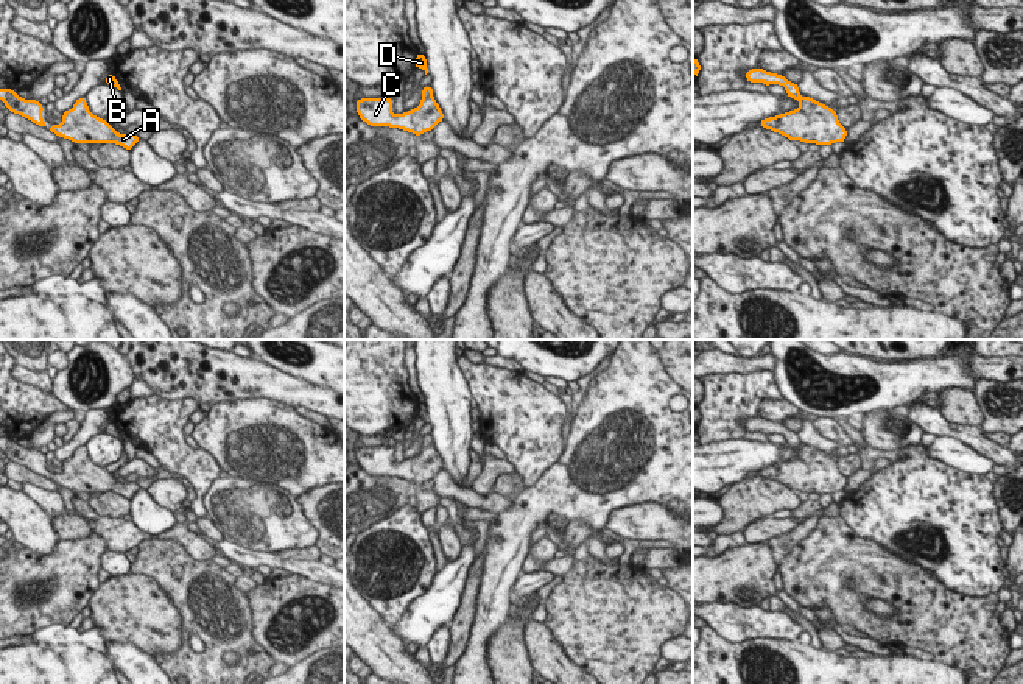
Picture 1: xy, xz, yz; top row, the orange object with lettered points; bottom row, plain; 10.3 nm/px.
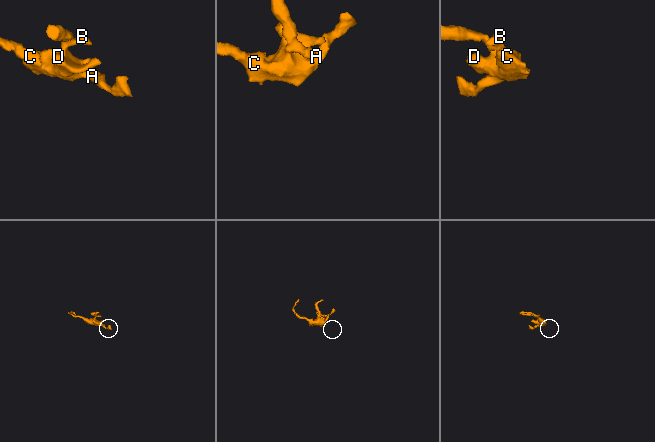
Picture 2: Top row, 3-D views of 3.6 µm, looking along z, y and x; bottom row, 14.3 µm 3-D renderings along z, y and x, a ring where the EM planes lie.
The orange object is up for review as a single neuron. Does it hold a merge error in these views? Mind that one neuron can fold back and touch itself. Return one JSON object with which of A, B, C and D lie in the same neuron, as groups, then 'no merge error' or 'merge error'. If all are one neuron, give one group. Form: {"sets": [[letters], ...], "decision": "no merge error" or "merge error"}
{"sets": [["A", "B", "C", "D"]], "decision": "no merge error"}

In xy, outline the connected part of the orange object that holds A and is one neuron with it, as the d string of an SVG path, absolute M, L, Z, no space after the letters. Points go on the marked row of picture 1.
M86 97L75 101L73 108L62 112L62 122L51 125L48 131L73 143L115 143L131 151L140 140L137 134L120 134L104 118L89 111Z

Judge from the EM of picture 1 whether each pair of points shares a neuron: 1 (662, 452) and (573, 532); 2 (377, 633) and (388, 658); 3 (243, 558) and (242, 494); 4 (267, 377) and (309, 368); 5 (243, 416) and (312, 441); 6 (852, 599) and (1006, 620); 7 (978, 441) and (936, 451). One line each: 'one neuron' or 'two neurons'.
1: two neurons
2: one neuron
3: two neurons
4: two neurons
5: one neuron
6: two neurons
7: two neurons

